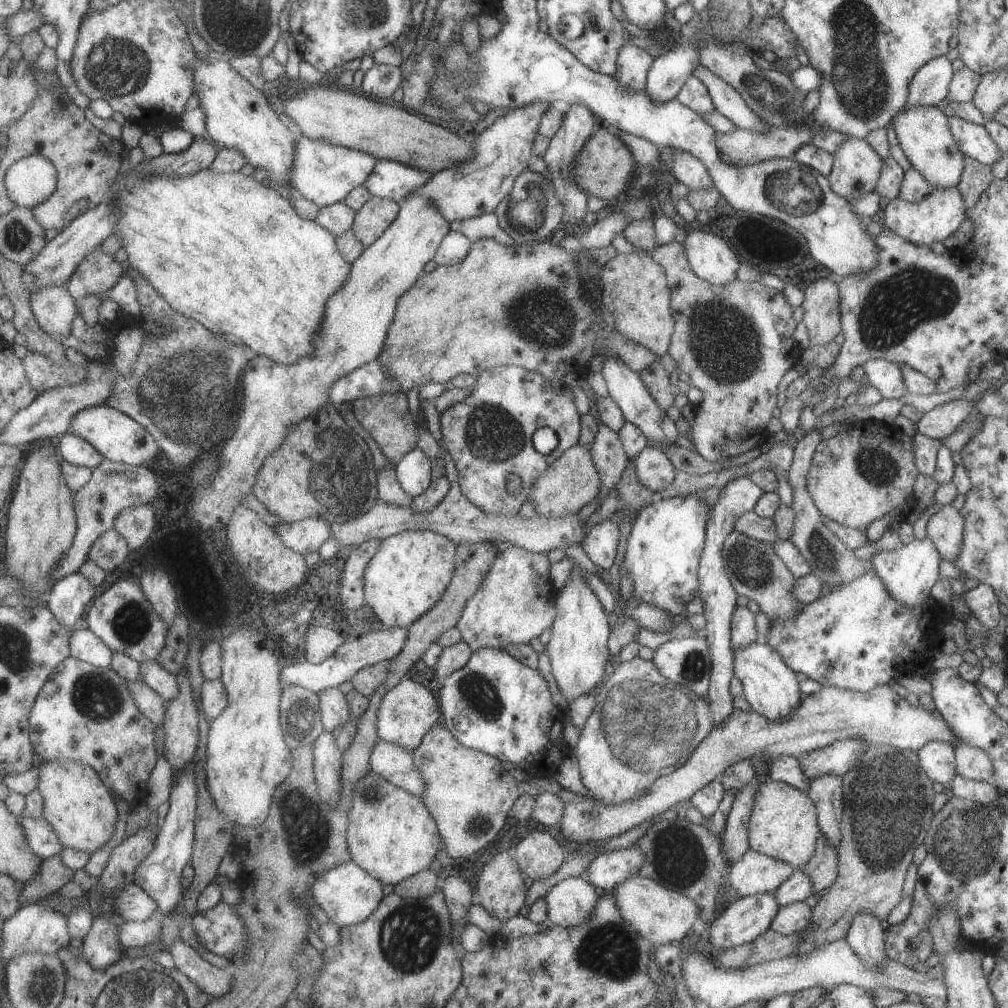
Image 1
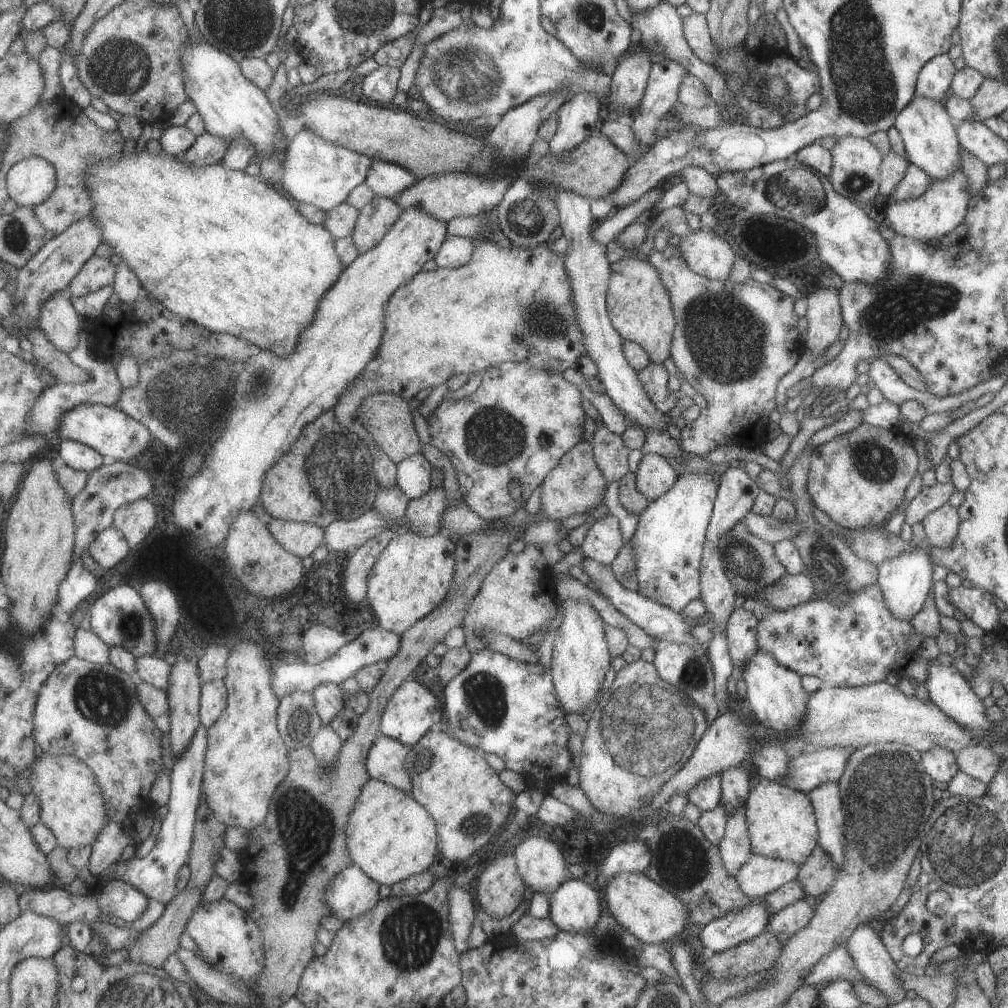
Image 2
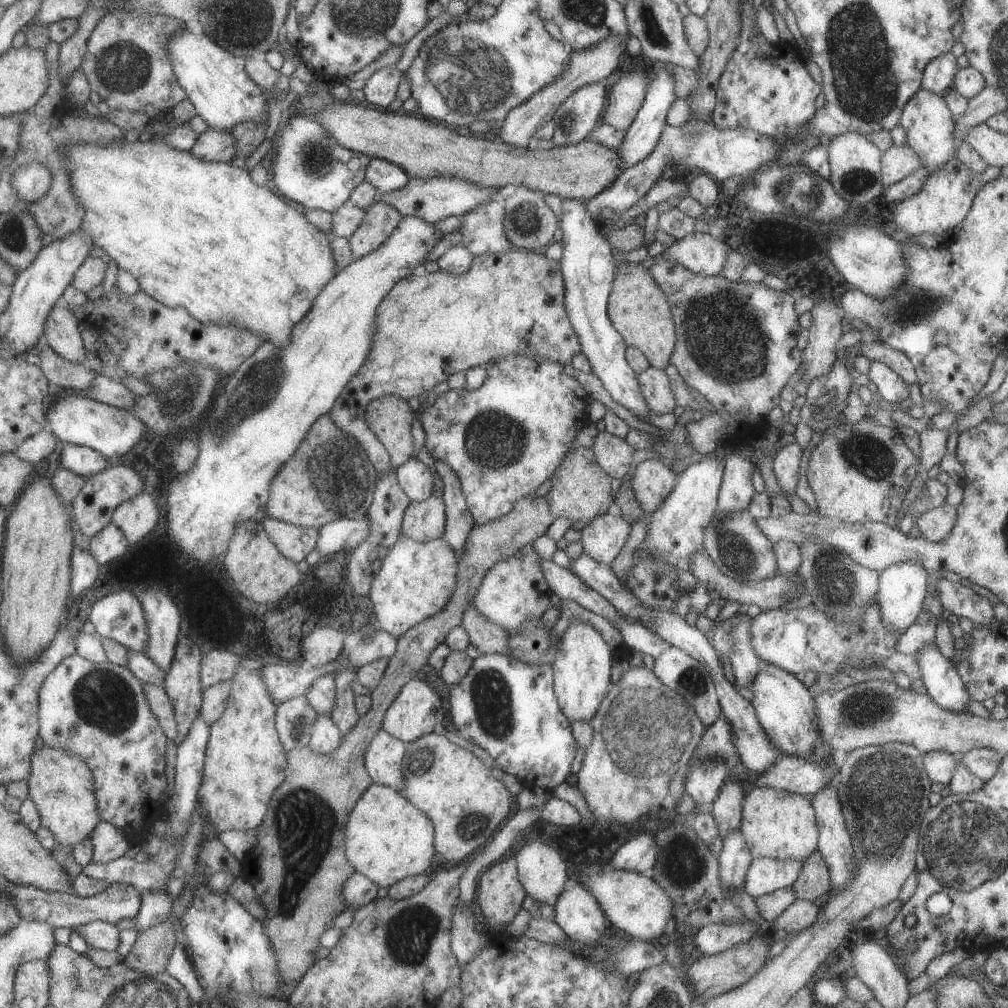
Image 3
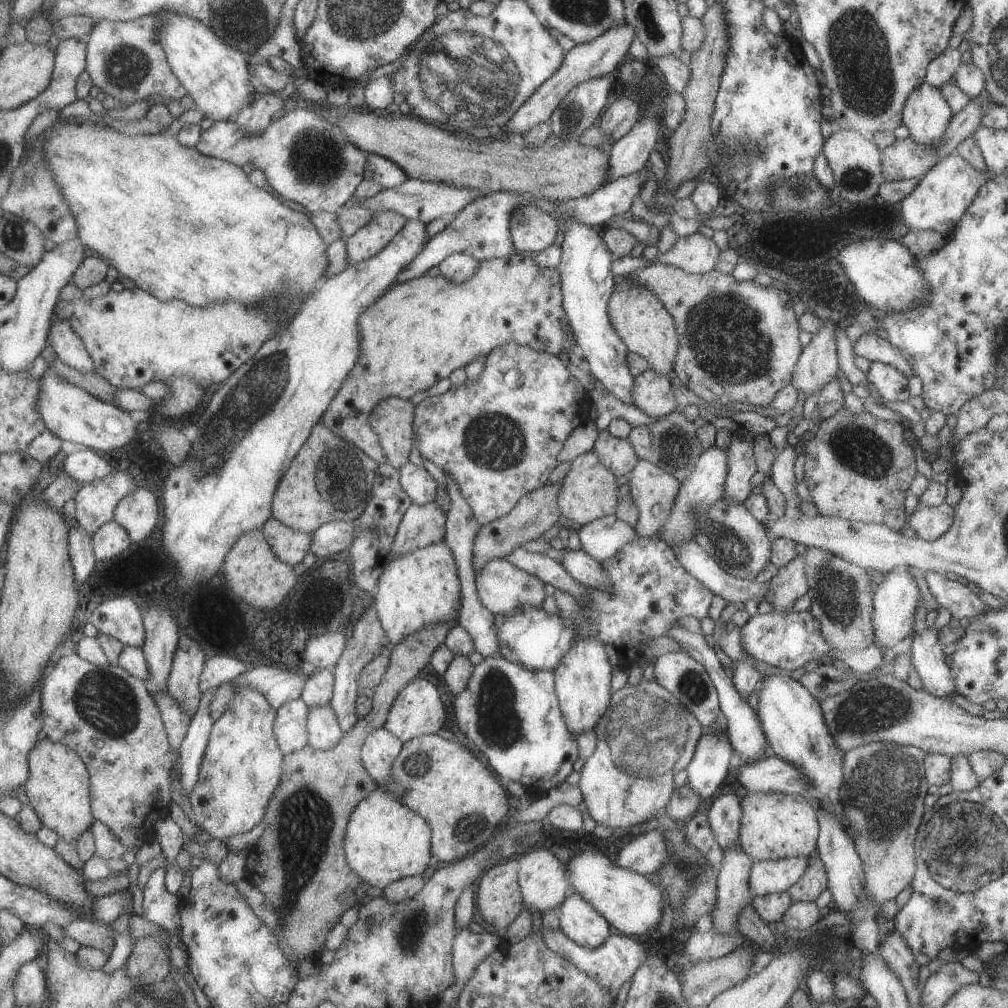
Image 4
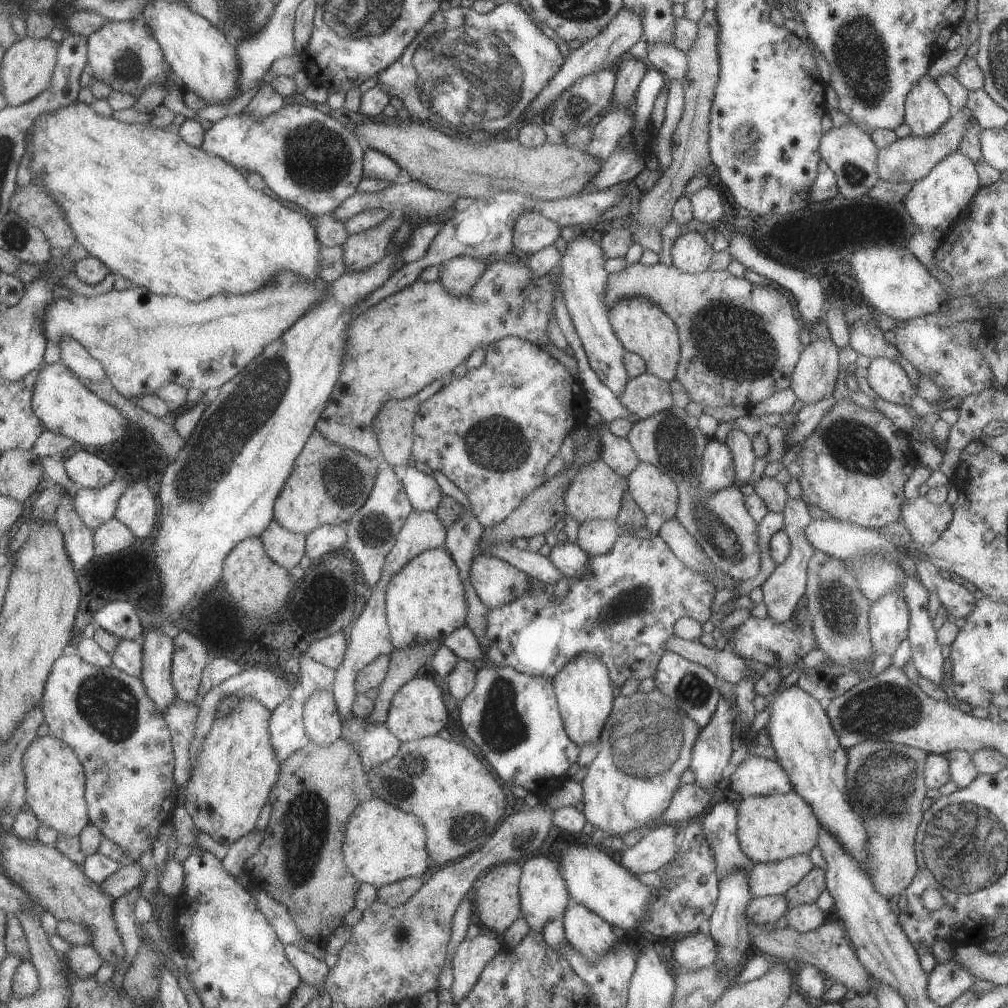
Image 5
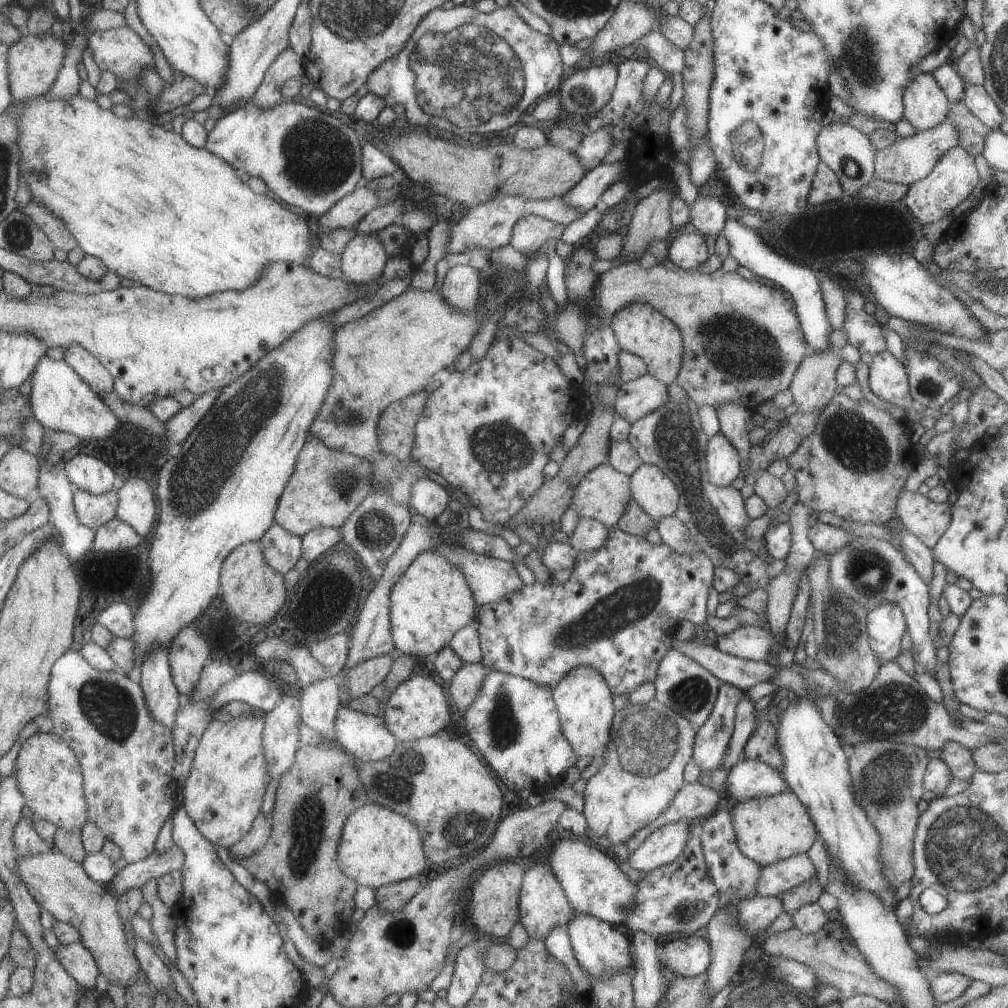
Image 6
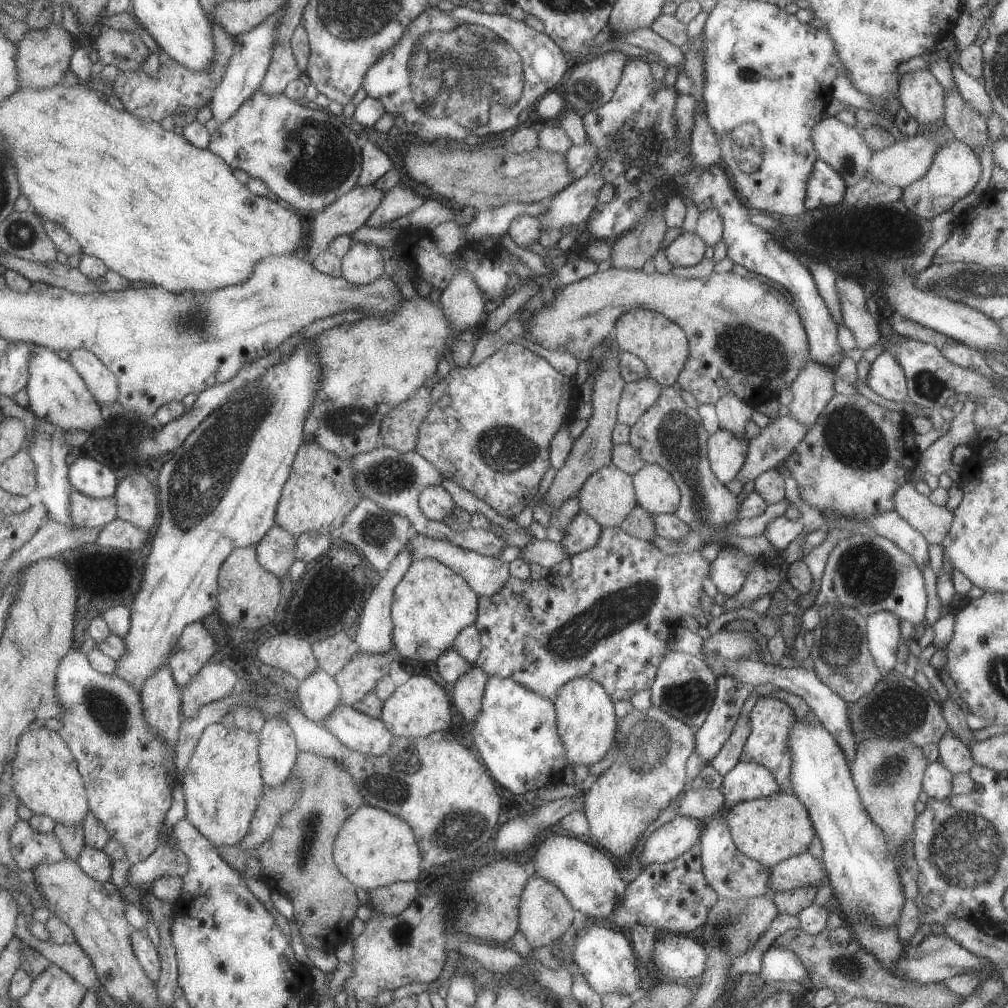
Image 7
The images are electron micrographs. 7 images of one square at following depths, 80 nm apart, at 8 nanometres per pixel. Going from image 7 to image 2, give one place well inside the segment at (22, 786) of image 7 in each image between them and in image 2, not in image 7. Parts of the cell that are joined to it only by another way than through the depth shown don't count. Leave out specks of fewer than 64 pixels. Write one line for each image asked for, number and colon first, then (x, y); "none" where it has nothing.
2: (70, 802)
3: (60, 785)
4: (57, 787)
5: (54, 779)
6: (48, 775)

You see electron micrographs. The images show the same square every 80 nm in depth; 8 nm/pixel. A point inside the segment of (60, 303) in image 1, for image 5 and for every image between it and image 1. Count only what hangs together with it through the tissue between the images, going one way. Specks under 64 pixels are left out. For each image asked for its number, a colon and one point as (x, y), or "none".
2: (58, 320)
3: (60, 332)
4: (69, 348)
5: (73, 355)

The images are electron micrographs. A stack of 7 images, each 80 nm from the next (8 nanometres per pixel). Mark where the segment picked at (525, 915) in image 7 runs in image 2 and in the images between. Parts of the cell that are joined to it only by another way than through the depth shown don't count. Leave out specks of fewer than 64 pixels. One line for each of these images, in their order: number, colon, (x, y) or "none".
2: (540, 864)
3: (543, 875)
4: (542, 881)
5: (543, 897)
6: (542, 904)

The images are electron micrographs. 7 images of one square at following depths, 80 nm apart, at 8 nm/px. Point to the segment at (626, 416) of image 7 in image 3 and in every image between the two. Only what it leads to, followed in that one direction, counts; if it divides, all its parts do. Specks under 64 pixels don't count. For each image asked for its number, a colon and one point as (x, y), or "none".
3: (654, 385)
4: (652, 394)
5: (644, 395)
6: (634, 399)

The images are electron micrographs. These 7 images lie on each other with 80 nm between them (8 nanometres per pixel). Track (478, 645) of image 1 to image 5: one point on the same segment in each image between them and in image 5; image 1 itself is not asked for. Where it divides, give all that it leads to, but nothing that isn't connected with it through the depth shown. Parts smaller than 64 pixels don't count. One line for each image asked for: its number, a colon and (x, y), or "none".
2: (516, 598)
3: (514, 589)
4: (501, 587)
5: (495, 581)

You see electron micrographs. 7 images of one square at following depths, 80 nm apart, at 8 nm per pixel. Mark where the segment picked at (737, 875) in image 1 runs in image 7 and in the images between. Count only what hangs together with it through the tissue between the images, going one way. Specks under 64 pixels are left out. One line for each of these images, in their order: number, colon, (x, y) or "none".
2: (759, 876)
3: (763, 876)
4: (765, 876)
5: (774, 878)
6: (776, 878)
7: (803, 870)

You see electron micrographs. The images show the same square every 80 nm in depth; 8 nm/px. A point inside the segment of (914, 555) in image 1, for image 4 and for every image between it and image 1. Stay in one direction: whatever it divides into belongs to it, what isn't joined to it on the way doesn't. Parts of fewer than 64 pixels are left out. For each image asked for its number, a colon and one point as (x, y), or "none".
2: (904, 580)
3: (901, 590)
4: (895, 598)

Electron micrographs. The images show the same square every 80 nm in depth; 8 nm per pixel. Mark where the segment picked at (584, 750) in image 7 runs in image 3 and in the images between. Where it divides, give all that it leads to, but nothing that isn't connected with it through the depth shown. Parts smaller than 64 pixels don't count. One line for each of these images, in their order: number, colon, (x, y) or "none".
3: (581, 668)
4: (582, 677)
5: (584, 695)
6: (583, 701)

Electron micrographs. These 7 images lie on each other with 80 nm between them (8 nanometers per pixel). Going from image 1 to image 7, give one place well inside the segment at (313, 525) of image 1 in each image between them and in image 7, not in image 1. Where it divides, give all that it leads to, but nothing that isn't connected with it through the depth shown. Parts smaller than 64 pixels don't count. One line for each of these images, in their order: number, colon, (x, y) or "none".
2: (300, 539)
3: (294, 542)
4: (290, 546)
5: (285, 548)
6: (280, 549)
7: (274, 552)

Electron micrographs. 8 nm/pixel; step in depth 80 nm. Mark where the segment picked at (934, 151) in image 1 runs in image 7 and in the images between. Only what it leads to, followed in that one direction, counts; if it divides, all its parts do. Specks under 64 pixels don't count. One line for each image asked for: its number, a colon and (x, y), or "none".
2: (928, 135)
3: (928, 124)
4: (925, 114)
5: (925, 107)
6: (925, 105)
7: (919, 93)

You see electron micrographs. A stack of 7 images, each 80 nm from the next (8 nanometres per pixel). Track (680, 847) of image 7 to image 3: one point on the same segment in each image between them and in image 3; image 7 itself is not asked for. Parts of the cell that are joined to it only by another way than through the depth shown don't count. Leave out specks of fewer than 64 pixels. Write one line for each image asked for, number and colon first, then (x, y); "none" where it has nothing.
3: (638, 854)
4: (643, 854)
5: (657, 847)
6: (662, 845)

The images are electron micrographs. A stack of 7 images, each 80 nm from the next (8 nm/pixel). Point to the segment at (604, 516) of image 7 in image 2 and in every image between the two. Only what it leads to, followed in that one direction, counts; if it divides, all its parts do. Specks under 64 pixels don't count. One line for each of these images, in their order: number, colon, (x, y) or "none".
2: (575, 486)
3: (580, 491)
4: (588, 491)
5: (596, 492)
6: (602, 494)

